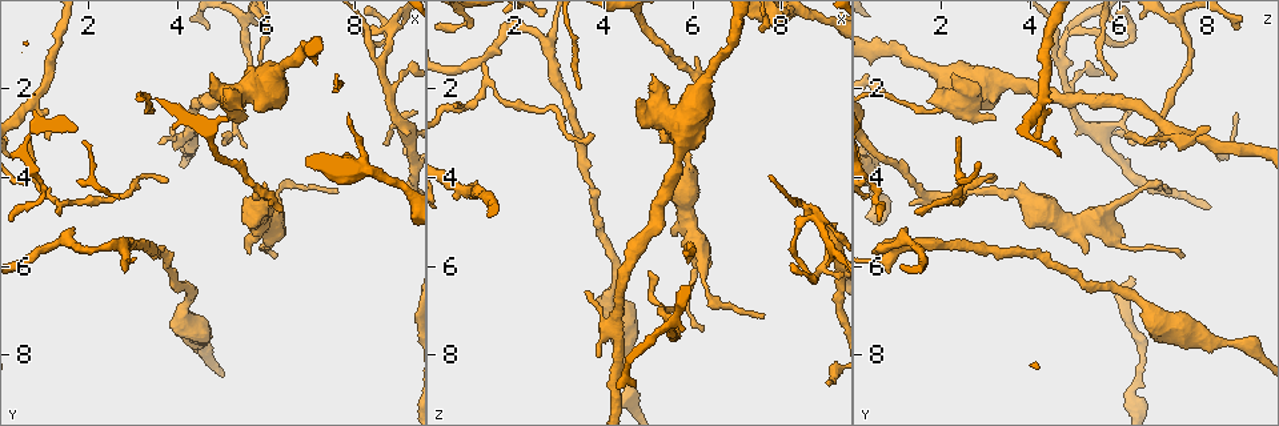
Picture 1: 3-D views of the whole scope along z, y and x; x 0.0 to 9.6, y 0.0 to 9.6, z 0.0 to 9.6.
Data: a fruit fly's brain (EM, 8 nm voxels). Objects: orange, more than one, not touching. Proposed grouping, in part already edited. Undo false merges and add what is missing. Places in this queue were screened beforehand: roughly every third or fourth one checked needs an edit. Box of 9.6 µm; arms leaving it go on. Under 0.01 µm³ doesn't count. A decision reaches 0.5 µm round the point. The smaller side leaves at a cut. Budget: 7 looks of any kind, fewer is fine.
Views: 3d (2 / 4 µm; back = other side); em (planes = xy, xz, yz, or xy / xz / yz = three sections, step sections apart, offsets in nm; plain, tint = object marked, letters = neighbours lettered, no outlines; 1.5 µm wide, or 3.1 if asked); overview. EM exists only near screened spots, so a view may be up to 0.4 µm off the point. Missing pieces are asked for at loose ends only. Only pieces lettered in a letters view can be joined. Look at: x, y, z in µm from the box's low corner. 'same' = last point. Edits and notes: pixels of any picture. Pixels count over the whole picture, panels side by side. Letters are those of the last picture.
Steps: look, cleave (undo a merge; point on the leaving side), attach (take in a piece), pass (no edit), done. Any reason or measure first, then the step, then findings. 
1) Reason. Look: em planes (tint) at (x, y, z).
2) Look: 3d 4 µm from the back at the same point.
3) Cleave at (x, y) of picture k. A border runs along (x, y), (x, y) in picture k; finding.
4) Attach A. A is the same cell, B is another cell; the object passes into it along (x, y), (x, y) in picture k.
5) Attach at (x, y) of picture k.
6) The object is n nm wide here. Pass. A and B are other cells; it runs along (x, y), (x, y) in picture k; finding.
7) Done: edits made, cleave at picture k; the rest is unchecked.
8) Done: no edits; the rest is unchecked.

An open end. Look: 3d 2 µm at (5.55, 3.30, 6.95).

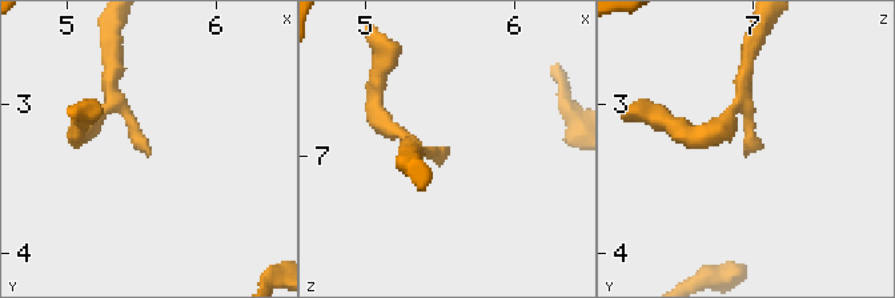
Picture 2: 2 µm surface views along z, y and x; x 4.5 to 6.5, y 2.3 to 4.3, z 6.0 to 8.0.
Look: em planes (letters) at (5.54, 3.36, 6.94).

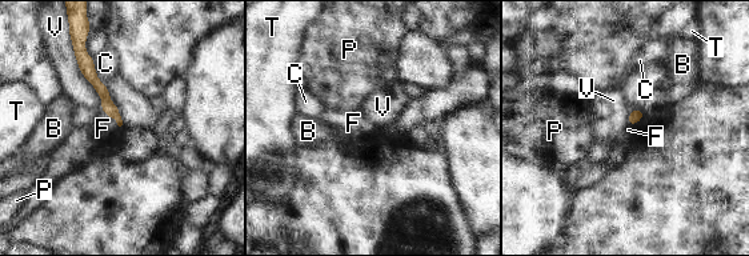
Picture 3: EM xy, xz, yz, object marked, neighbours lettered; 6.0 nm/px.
The object is 80 nm wide here. Attach F. F is the same cell, B, C, P, T and V are other cells; it goes on there.

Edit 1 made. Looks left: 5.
Branch stops here. Look: 3d 4 µm at (6.15, 5.75, 7.40).

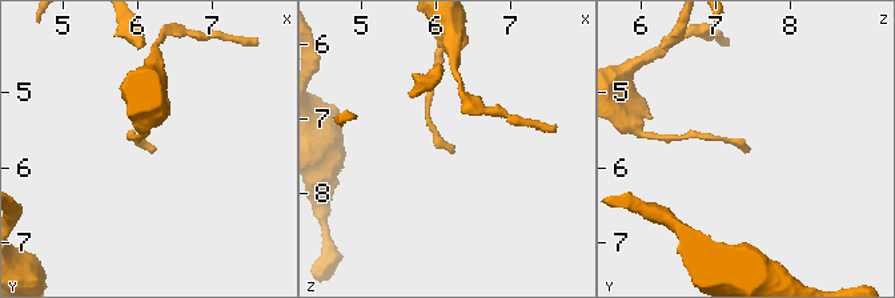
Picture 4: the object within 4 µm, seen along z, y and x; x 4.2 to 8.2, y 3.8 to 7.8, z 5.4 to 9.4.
Shape alone is not enough. Look: em planes (letters) at (6.20, 5.75, 7.45).

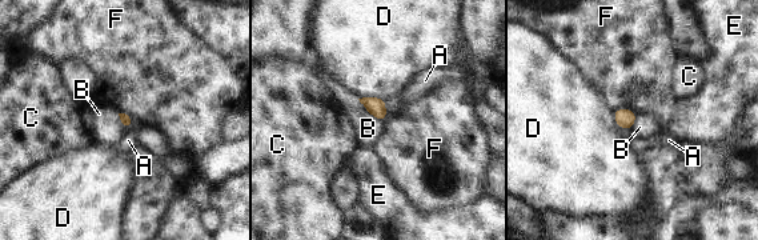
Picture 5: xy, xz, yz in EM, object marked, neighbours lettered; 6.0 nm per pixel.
Attach A. A is the same cell, B, C, D, E and F are other cells; the object passes into it along (376, 107), (385, 107), (420, 86) in picture 5; the neuron continues.

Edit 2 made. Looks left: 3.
Branch stops here. Look: 3d 2 µm at (7.65, 4.35, 7.05).

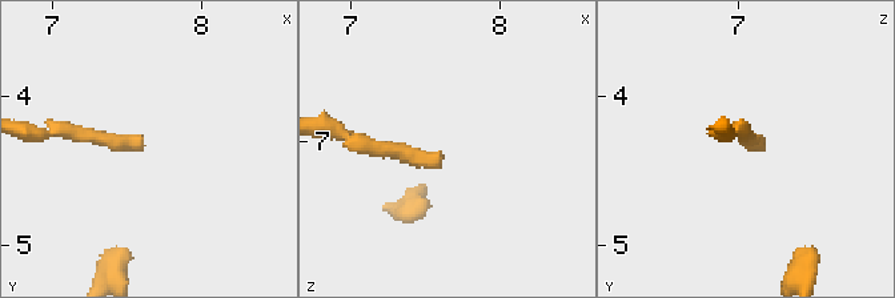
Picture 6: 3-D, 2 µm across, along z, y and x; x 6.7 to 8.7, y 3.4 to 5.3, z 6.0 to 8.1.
Shape alone is not enough. Look: em planes (letters) at (7.60, 4.34, 7.08).

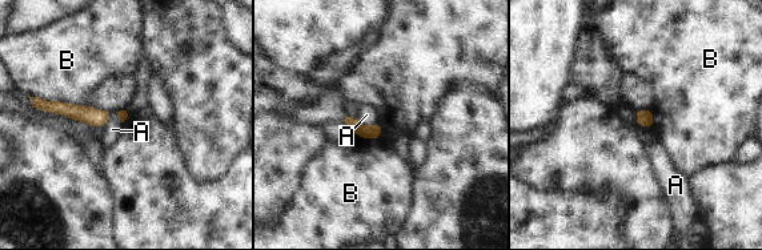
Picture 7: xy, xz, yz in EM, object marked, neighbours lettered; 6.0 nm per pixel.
The longest contact is with B, 300 nm. Pass. A and B are other cells; a border runs along (116, 112), (101, 128) in picture 7; no lettered piece goes on from it.

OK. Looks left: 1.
Done: edits made, attach at picture 3, attach at picture 5; the rest is unchecked.

